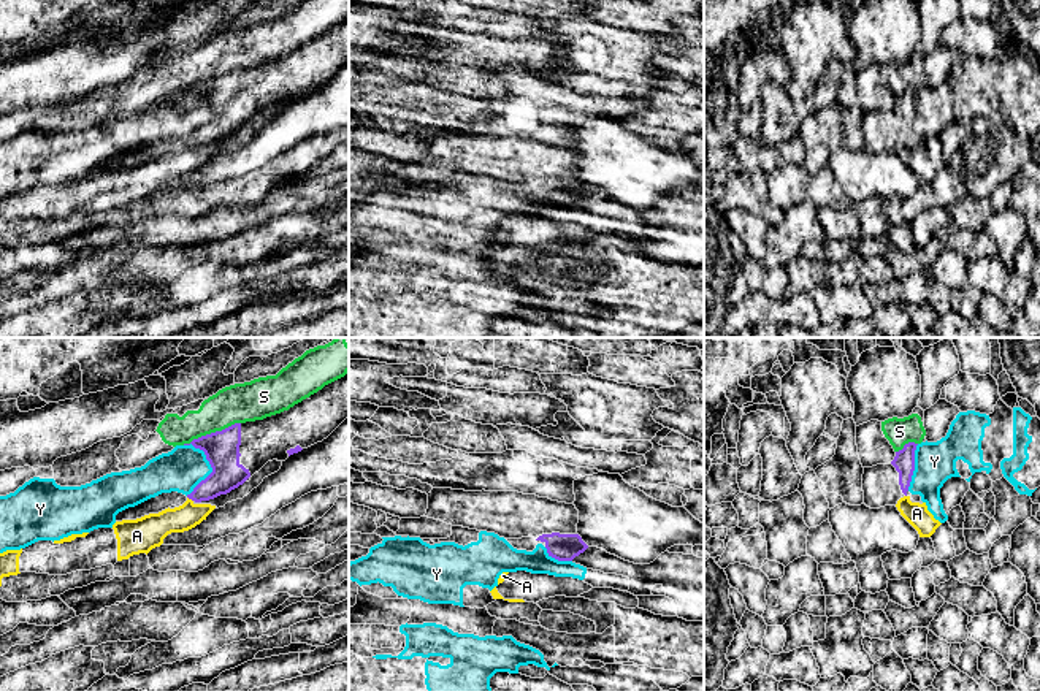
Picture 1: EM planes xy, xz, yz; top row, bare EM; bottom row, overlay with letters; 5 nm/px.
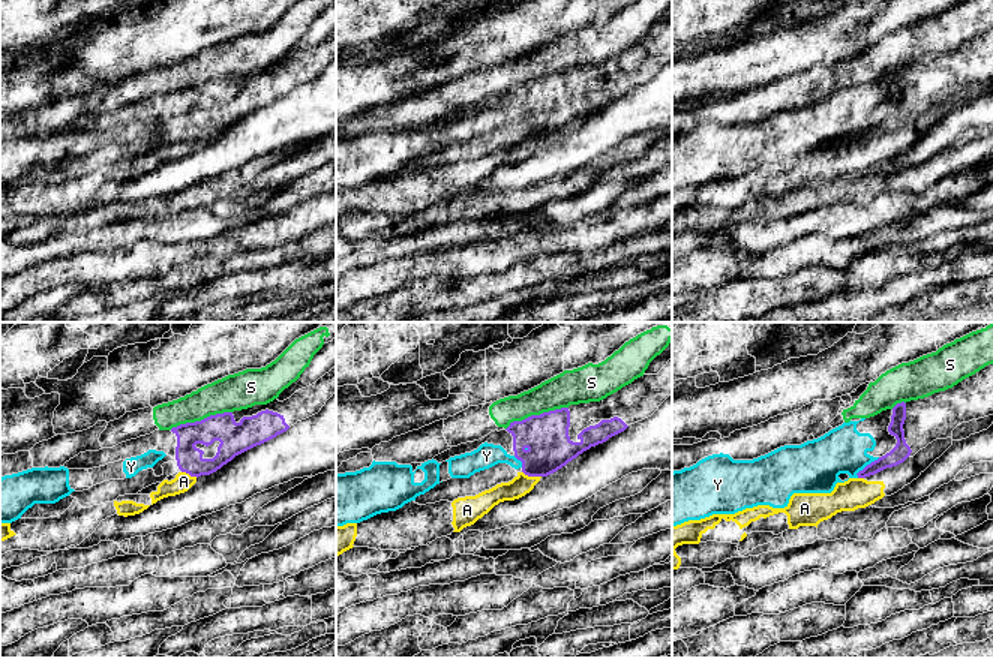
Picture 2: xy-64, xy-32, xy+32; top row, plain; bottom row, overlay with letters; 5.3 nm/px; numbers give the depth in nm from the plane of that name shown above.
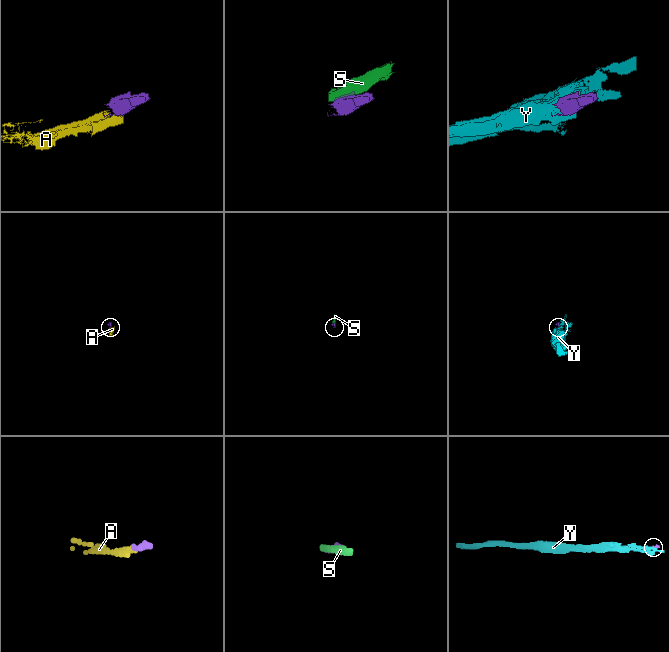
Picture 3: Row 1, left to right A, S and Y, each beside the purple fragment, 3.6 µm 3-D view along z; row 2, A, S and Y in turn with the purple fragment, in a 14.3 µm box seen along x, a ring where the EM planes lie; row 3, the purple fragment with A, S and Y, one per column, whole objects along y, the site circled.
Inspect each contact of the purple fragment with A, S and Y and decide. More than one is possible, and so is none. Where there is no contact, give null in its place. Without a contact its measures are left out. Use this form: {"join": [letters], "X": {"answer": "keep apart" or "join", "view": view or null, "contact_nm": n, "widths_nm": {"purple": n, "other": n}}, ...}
{"join": [], "A": {"answer": "keep apart", "view": "xy", "contact_nm": 40, "widths_nm": {"purple": 160, "other": 150}}, "S": {"answer": "keep apart", "view": "xy", "contact_nm": 320, "widths_nm": {"purple": 180, "other": 200}}, "Y": {"answer": "keep apart", "view": "xy", "contact_nm": 280, "widths_nm": {"purple": 180, "other": 220}}}

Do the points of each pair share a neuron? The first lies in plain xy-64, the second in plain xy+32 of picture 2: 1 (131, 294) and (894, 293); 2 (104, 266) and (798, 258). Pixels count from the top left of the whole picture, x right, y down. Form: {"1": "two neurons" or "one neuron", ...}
{"1": "two neurons", "2": "one neuron"}

